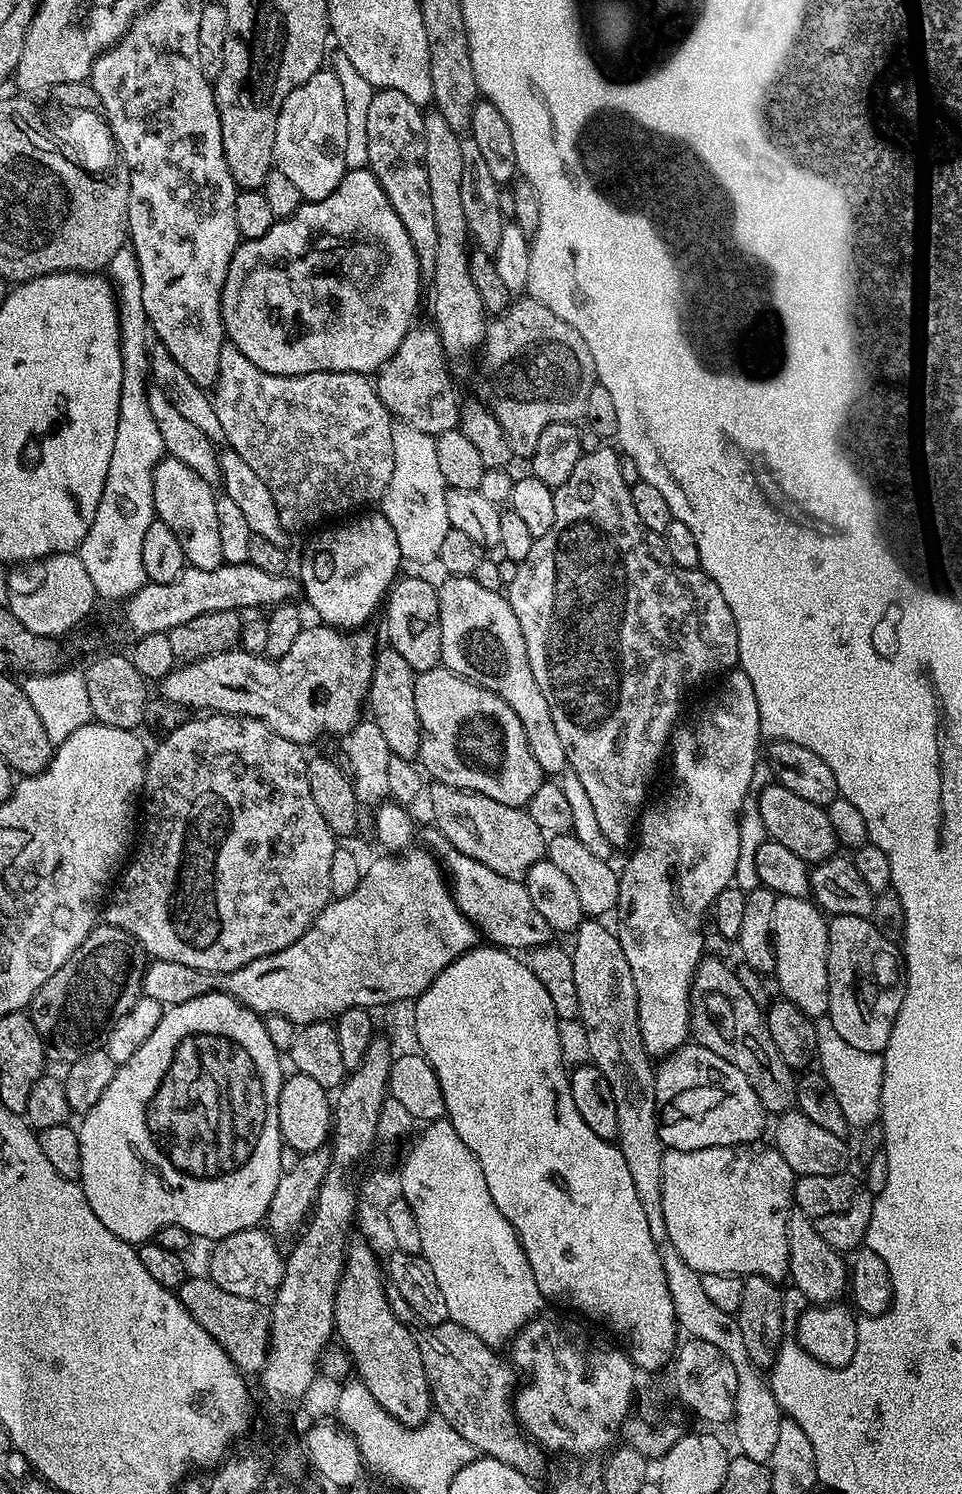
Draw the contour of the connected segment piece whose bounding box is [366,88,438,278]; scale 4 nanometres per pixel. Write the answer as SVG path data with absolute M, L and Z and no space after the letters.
M380 88L373 91L370 110L366 113L366 146L368 147L367 167L372 169L374 178L386 190L386 198L390 198L392 209L402 218L402 226L406 226L406 234L410 234L410 242L416 251L420 263L421 277L431 277L434 270L434 258L438 246L438 230L434 226L434 206L430 202L430 182L426 178L424 165L424 132L425 113L406 94L398 94L398 90Z

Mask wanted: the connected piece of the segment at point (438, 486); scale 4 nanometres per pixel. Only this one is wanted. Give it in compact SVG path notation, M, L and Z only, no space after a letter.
M403 422L393 423L392 435L394 474L390 474L390 486L386 486L384 499L379 501L378 508L386 522L394 526L401 557L405 561L413 560L416 564L433 563L452 526L450 514L446 512L446 494L449 487L438 467L436 437Z

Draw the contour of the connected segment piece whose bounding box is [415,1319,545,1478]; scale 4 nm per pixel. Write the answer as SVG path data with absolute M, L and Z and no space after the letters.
M447 1319L443 1324L429 1324L419 1330L421 1332L417 1331L415 1337L422 1354L422 1366L426 1370L435 1411L446 1422L450 1422L450 1426L454 1426L454 1430L458 1430L458 1434L462 1434L462 1438L466 1438L466 1442L470 1442L477 1453L492 1456L498 1462L506 1462L506 1466L514 1466L514 1470L523 1476L536 1478L544 1468L545 1453L541 1445L529 1439L516 1423L514 1393L518 1388L517 1369L505 1357L504 1361L493 1345L482 1342L478 1334L458 1326L452 1320Z

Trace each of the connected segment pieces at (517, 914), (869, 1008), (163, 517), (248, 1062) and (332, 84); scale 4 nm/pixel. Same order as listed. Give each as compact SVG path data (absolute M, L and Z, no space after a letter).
M437 839L434 852L442 861L447 875L450 877L452 896L460 908L460 913L475 924L479 935L484 936L485 941L491 942L495 947L505 950L531 950L549 943L554 936L553 930L546 918L538 914L534 907L534 901L530 899L528 888L523 879L515 876L503 876L490 866L482 866L474 858L462 854L452 846L449 840Z
M832 916L828 920L828 993L830 1002L826 1013L834 1030L858 1046L858 1050L883 1053L890 1042L892 1027L898 1010L904 1001L905 985L902 983L902 956L889 937L883 936L880 929L867 916Z
M165 457L153 468L152 500L157 519L174 531L189 567L212 570L223 564L216 497L213 485L176 458Z
M207 992L202 998L190 998L190 1002L182 1002L165 1007L158 1026L154 1026L154 1034L134 1050L134 1058L119 1065L106 1090L102 1090L102 1098L94 1102L88 1112L83 1113L81 1124L78 1124L80 1137L80 1179L81 1190L86 1194L86 1202L90 1202L90 1210L98 1214L98 1222L110 1230L127 1244L139 1246L151 1241L156 1231L167 1224L182 1226L193 1238L205 1236L209 1242L221 1240L223 1236L234 1234L238 1230L257 1227L267 1217L270 1198L274 1198L274 1190L278 1187L282 1163L280 1151L286 1145L280 1139L278 1126L278 1098L282 1094L282 1086L286 1079L286 1071L280 1065L282 1054L274 1046L270 1034L264 1025L264 1017L239 1004L233 996L224 992Z
M335 71L316 72L282 102L272 158L275 171L286 174L286 178L294 182L298 194L302 194L305 201L315 202L334 194L338 182L342 182L345 172L349 171L346 166L346 94L342 94L342 82L338 82Z

